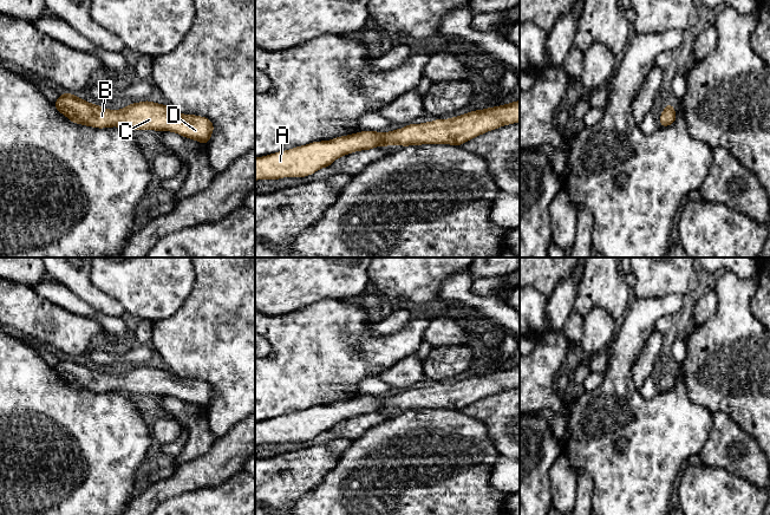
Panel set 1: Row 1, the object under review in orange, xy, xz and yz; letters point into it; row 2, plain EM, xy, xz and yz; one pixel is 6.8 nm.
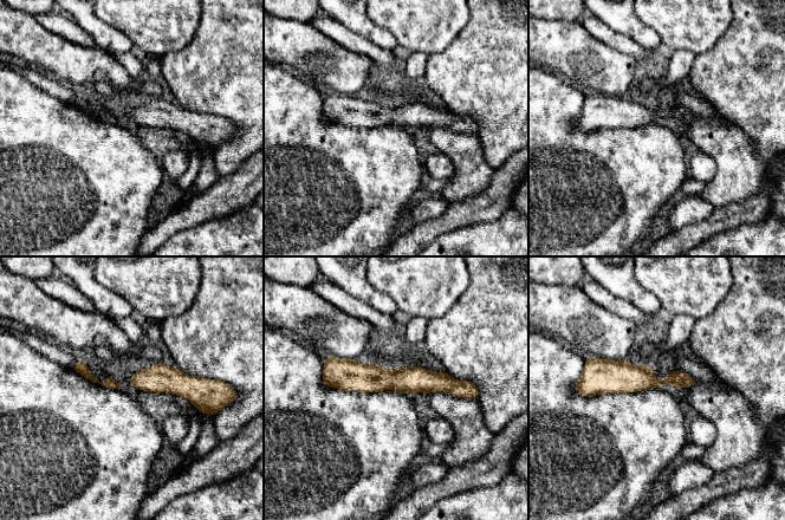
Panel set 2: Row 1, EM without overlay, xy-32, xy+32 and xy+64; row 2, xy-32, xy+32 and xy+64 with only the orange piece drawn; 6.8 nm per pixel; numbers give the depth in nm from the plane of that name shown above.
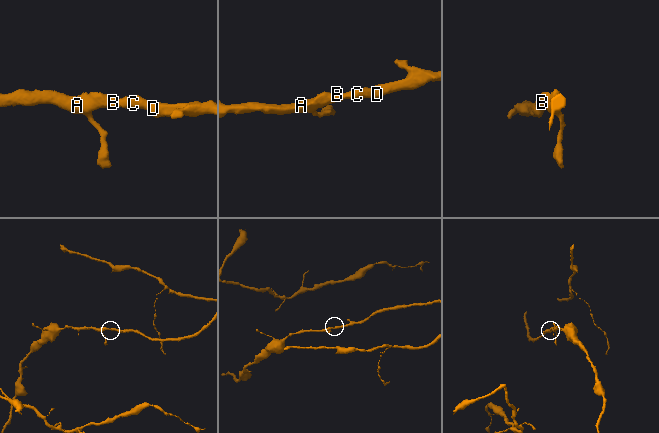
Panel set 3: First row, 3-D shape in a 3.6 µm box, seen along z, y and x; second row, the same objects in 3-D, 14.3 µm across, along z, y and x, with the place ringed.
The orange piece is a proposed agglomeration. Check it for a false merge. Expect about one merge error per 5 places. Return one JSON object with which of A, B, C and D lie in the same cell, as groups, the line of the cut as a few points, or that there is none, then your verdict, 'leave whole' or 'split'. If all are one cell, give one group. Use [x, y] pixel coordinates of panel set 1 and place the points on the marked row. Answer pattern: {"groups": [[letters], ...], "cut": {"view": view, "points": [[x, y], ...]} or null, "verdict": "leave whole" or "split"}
{"groups": [["A", "B", "C", "D"]], "cut": null, "verdict": "leave whole"}

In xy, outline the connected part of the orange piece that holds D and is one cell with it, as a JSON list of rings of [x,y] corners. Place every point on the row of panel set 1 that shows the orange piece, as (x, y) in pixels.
[[[61,93],[53,104],[72,123],[98,129],[118,126],[128,131],[171,131],[204,145],[214,132],[214,124],[209,118],[183,115],[170,105],[150,100],[132,103],[116,111],[89,103],[72,93]]]

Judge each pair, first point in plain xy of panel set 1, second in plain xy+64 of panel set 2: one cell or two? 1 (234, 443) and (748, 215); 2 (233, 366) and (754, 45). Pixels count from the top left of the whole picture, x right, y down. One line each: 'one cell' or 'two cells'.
1: one cell
2: one cell

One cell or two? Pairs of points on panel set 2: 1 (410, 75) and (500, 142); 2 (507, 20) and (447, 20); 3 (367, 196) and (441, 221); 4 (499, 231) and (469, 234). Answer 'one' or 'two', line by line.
1: two
2: two
3: two
4: one

